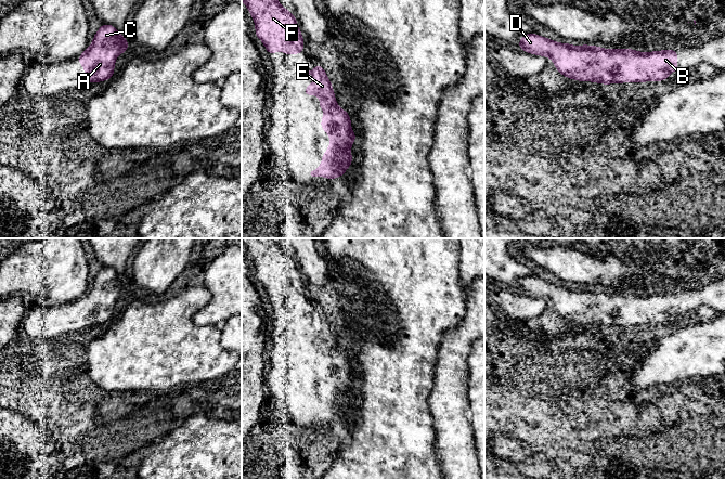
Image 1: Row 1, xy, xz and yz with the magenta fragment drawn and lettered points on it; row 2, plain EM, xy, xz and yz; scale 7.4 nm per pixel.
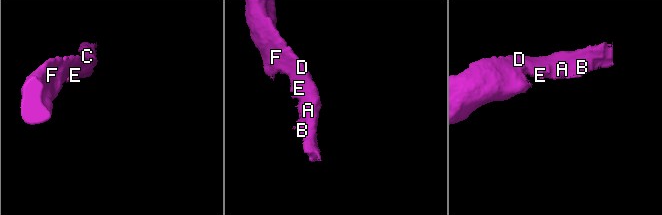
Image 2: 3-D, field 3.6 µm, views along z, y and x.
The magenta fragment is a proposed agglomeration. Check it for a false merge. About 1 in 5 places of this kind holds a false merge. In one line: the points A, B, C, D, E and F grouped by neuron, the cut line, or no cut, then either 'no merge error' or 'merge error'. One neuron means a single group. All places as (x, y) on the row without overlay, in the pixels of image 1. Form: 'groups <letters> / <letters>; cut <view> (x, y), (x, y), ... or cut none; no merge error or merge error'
groups A B C D E F; cut none; no merge error

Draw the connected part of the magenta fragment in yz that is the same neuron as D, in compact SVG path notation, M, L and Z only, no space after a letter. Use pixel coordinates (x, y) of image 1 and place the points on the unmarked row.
M532 275L520 280L518 290L551 300L562 319L578 324L604 327L665 324L672 314L678 312L675 292L642 296L630 290L573 289Z

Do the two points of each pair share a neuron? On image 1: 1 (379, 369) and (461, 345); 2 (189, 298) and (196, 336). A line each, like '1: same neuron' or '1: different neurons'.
1: different neurons
2: same neuron

